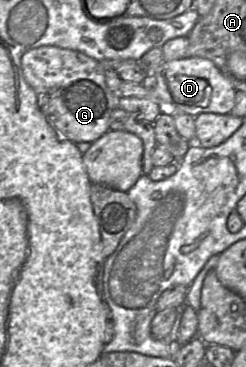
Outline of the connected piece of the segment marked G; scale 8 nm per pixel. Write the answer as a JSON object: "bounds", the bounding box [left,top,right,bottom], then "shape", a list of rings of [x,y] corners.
{"bounds":[21,46,120,143],"shape":[[[40,46],[22,55],[21,70],[37,95],[40,110],[62,138],[74,143],[92,143],[110,130],[110,116],[118,108],[120,94],[108,88],[106,70],[99,61],[82,52]]]}

